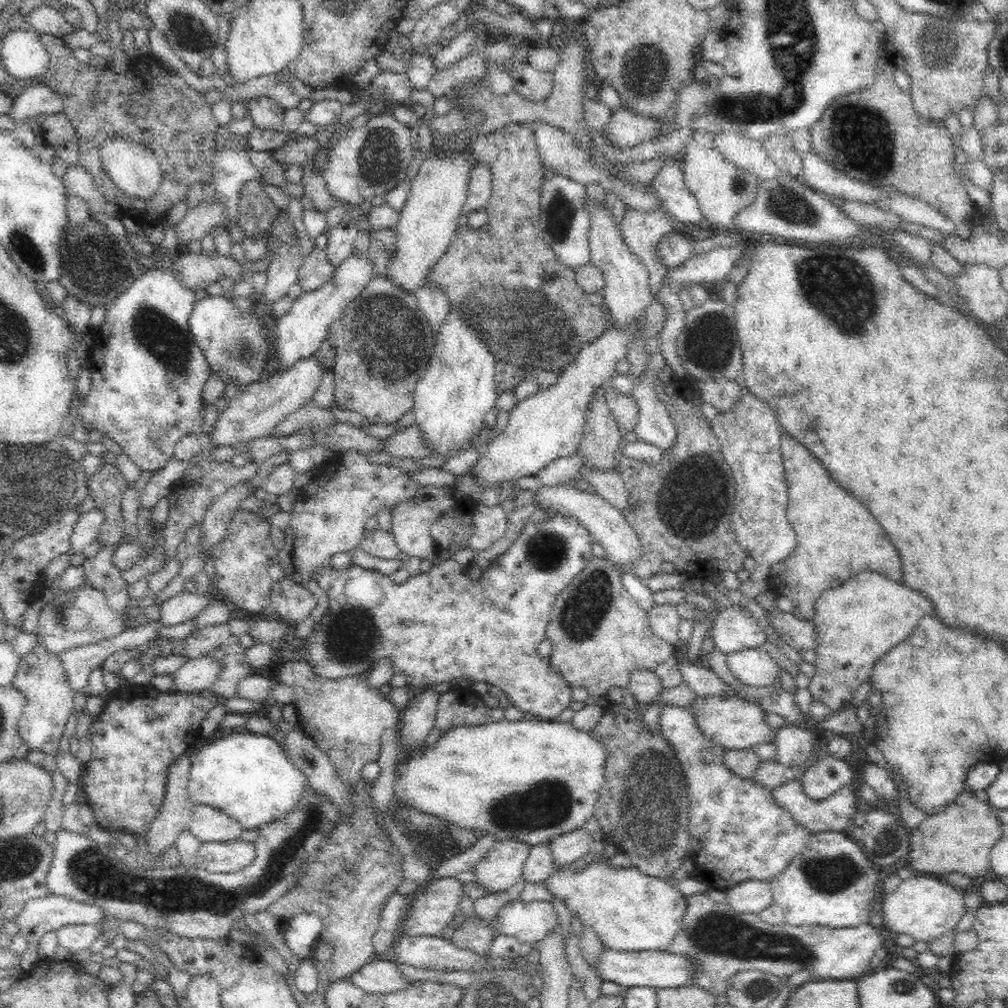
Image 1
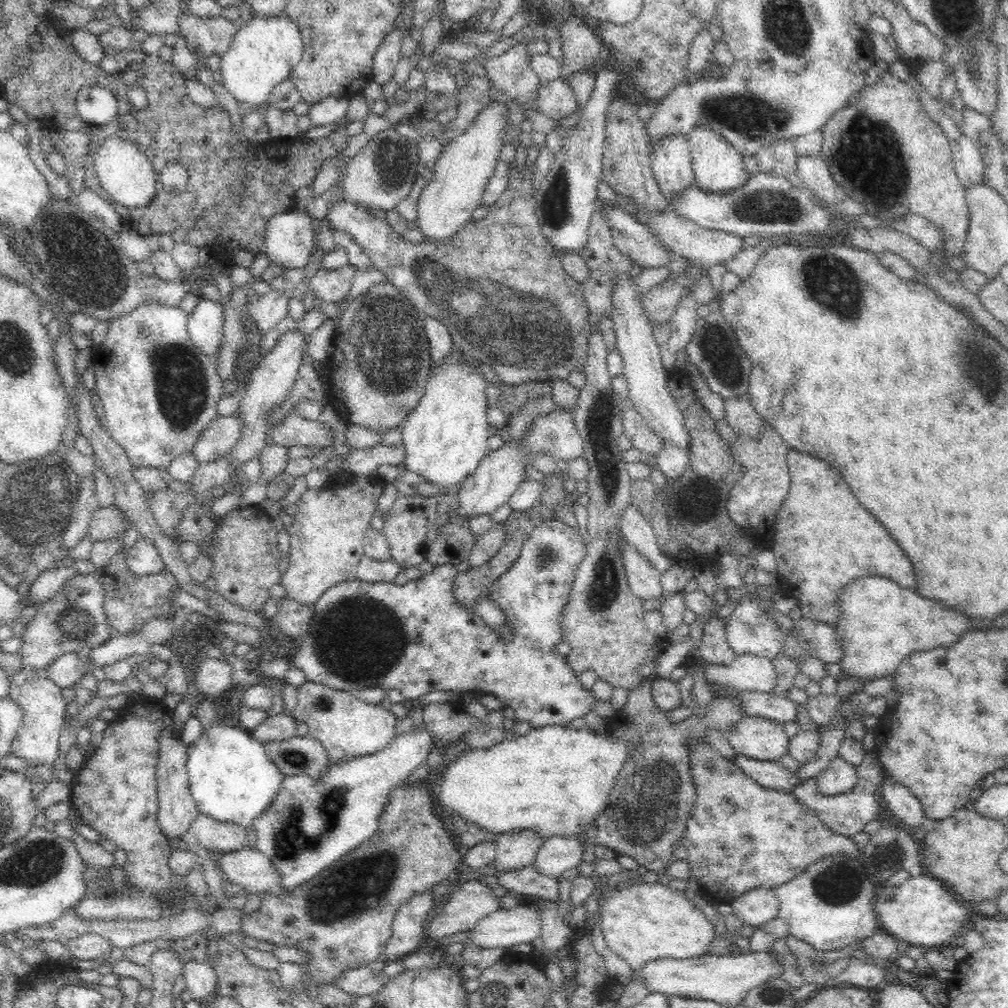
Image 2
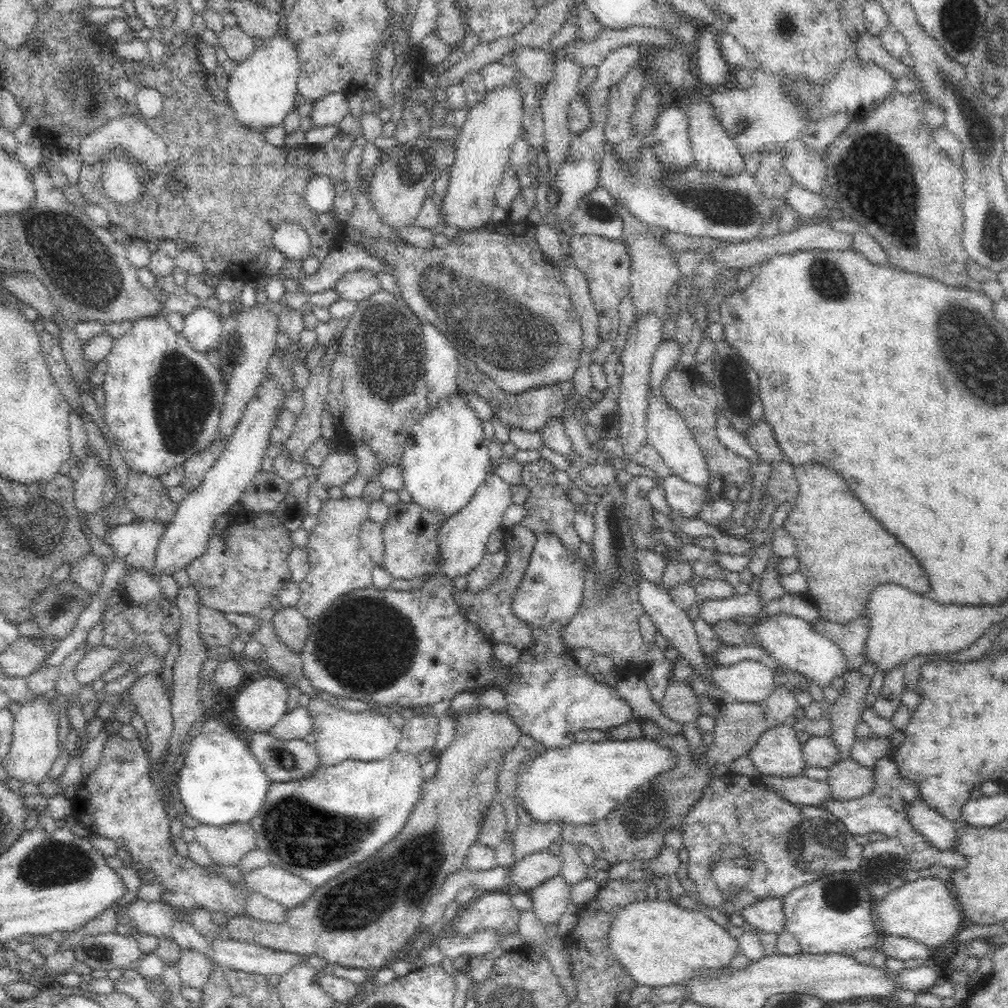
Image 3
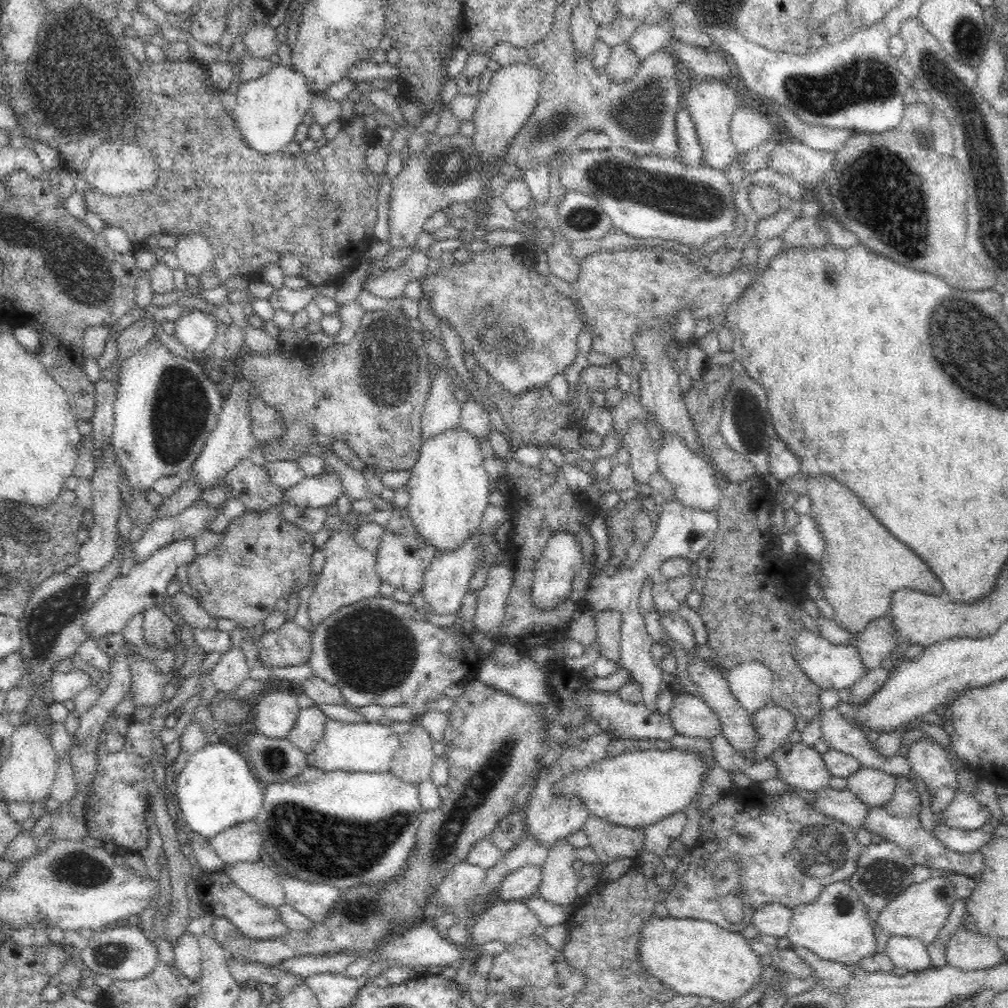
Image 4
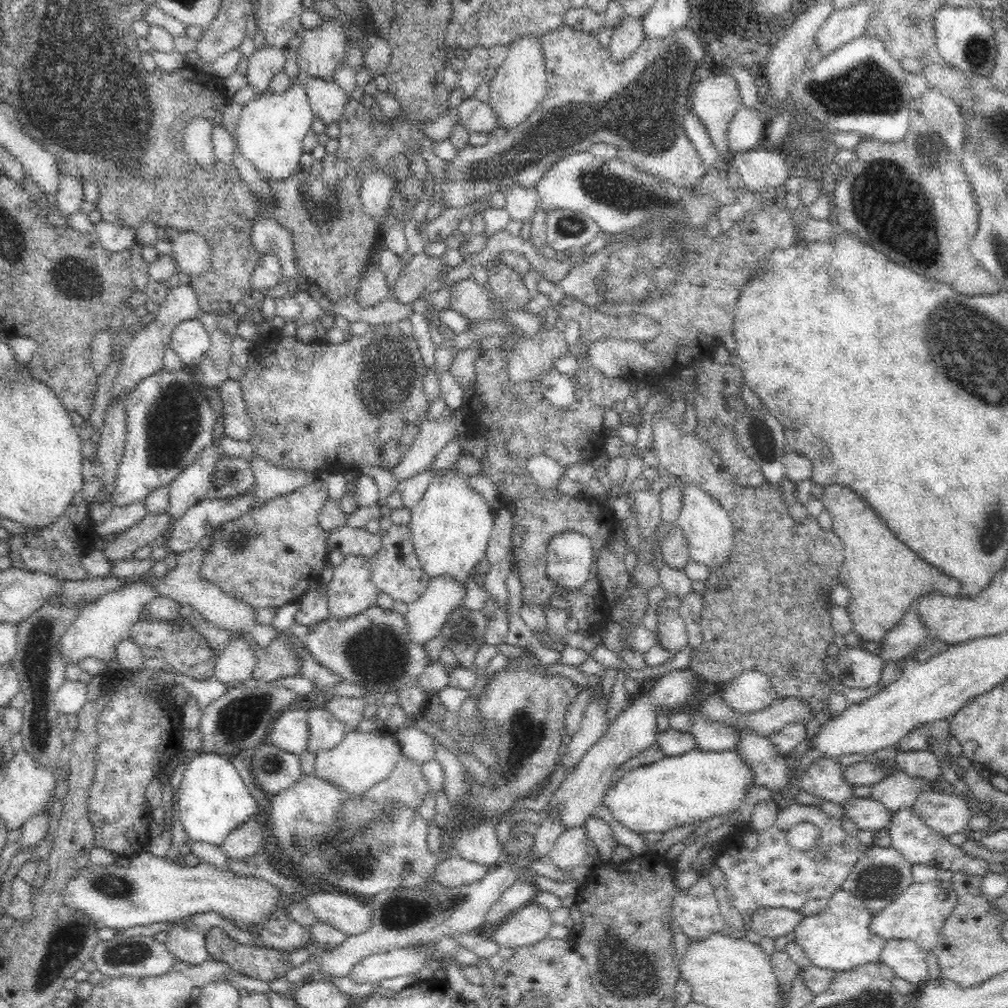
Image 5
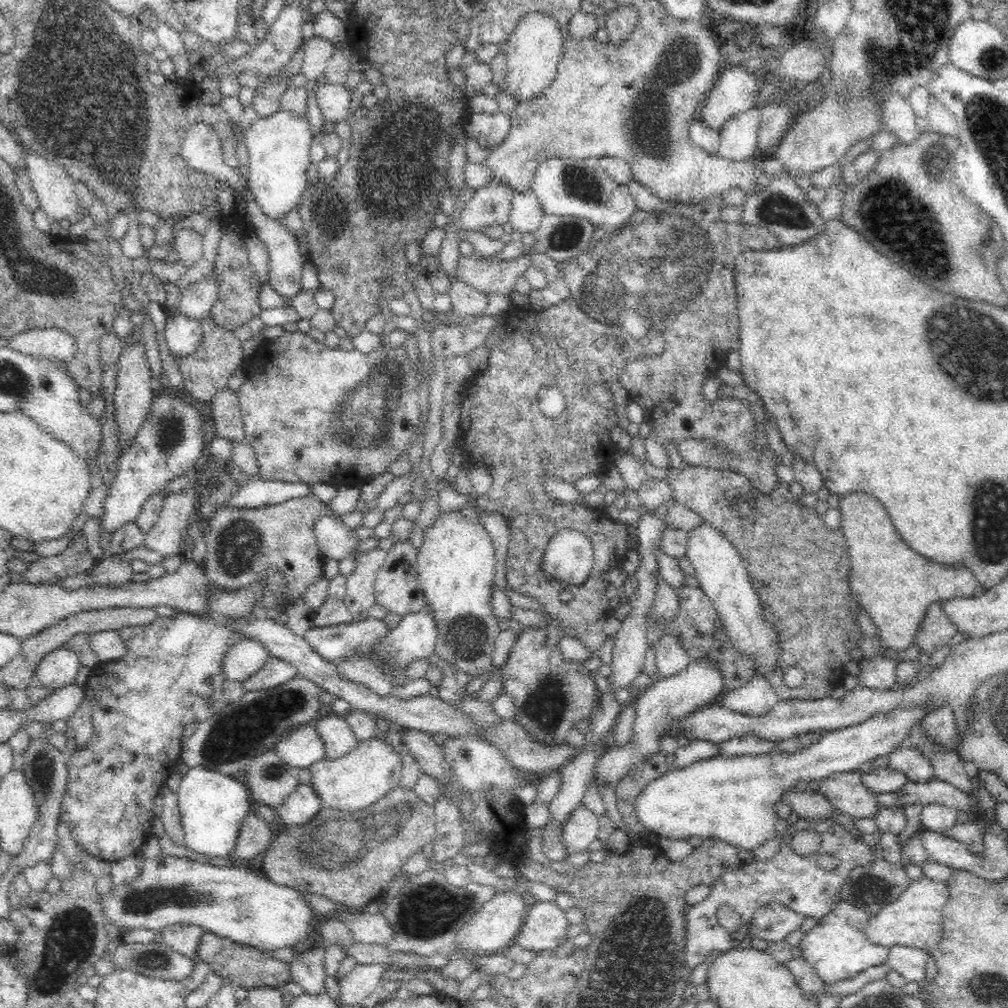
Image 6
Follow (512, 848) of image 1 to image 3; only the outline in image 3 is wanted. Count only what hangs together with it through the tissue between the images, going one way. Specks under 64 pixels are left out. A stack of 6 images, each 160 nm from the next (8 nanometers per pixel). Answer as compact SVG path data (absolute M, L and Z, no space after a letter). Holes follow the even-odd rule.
M518 806L517 812L517 826L513 837L516 861L537 852L544 852L552 842L562 840L565 822L561 820L539 822L528 815L528 811L522 806Z

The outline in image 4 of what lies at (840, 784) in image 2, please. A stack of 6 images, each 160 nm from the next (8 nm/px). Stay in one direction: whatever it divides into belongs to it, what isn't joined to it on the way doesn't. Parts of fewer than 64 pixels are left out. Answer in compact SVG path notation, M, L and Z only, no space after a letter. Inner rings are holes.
M862 767L846 779L850 789L863 804L876 808L888 804L896 794L896 777L880 770Z

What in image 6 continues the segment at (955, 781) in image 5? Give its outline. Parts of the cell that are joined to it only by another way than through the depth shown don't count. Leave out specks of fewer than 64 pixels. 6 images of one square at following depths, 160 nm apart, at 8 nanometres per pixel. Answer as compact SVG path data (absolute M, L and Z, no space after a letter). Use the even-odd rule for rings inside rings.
M942 706L928 712L921 720L921 725L934 742L952 748L957 732L957 722L952 709Z

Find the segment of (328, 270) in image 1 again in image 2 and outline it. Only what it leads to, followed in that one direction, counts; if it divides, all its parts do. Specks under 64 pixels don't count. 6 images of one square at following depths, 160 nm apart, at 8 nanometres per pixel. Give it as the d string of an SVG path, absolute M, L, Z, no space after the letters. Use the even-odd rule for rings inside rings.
M352 264L332 272L320 269L308 280L309 290L317 294L322 302L325 301L330 305L338 304L349 296L356 271Z

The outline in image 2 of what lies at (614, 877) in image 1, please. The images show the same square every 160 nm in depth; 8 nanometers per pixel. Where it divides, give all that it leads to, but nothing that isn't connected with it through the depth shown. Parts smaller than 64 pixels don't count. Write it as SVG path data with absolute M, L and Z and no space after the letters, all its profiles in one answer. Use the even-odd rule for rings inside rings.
M633 883L625 891L616 891L615 886L608 886L609 894L605 903L599 908L600 914L597 918L597 927L601 927L606 946L609 950L620 956L628 966L639 973L648 963L659 960L686 960L700 958L708 955L716 955L711 951L711 944L717 939L713 923L708 920L704 913L696 908L696 905L684 897L684 892L672 890L668 885L662 883L649 884Z

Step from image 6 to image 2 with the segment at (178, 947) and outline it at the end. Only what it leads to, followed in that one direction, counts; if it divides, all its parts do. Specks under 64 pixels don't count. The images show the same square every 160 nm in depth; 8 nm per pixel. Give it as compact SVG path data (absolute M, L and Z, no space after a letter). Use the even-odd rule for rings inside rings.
M193 958L183 963L181 977L186 982L185 990L196 1001L206 1000L214 992L217 983L217 976L211 963Z

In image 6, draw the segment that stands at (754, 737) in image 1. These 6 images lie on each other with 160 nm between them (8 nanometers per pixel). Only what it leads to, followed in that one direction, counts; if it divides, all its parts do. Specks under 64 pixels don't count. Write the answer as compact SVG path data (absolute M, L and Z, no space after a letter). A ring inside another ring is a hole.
M856 771L830 777L819 786L819 793L832 807L852 819L875 817L882 808L878 805L877 795L866 788L862 775Z

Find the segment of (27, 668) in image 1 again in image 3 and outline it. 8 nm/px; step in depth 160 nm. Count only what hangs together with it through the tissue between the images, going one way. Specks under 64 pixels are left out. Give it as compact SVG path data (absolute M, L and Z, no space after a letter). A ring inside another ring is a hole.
M35 696L33 701L26 703L11 701L9 709L14 720L11 749L2 762L6 777L18 780L22 784L42 784L48 779L48 772L50 772L52 764L56 762L56 759L60 760L58 723L54 717L57 707L49 696Z

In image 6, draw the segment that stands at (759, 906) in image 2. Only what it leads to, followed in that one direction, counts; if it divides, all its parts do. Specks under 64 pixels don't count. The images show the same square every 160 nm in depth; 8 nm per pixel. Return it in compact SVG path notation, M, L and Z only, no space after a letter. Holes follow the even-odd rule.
M766 904L754 913L748 934L755 934L767 942L777 942L788 934L799 932L805 918L785 904Z

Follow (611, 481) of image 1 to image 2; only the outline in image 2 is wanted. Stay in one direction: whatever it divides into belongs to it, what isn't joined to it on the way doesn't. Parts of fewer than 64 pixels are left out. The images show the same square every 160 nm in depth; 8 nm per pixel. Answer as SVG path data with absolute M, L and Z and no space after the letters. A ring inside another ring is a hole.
M630 504L626 507L626 514L622 517L622 533L624 539L639 552L640 556L661 574L667 572L673 565L672 558L658 547L658 540L652 526L639 514L638 509Z

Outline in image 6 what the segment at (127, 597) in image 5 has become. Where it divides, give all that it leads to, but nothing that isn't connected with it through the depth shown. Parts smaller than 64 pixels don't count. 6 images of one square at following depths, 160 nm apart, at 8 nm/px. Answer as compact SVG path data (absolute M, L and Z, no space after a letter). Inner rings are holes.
M66 644L46 656L34 671L30 686L46 688L50 694L78 682L79 659L74 655L73 650L68 649Z

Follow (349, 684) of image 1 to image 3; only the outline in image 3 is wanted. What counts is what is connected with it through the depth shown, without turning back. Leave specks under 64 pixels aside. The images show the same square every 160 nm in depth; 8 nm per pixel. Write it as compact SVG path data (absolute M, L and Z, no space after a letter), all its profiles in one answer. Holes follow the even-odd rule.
M318 698L311 699L306 707L314 721L314 745L320 767L334 766L344 761L376 762L391 757L397 751L401 730L393 727L388 721L388 712L378 709L375 713L366 710L353 714L340 707L328 705Z

